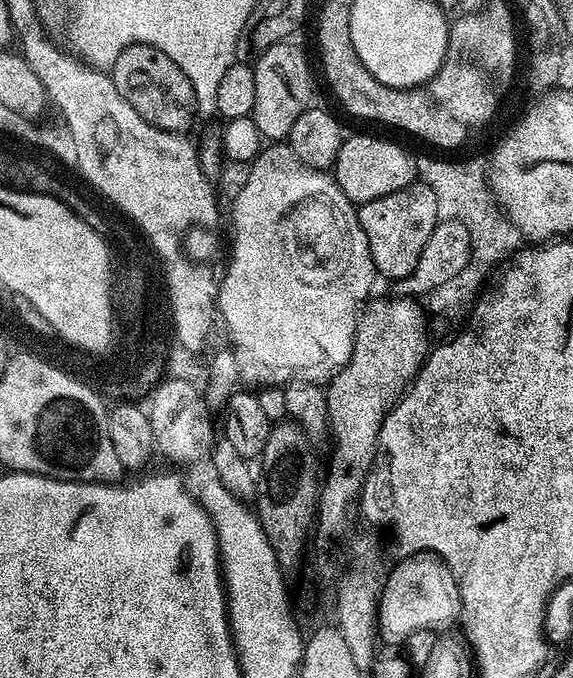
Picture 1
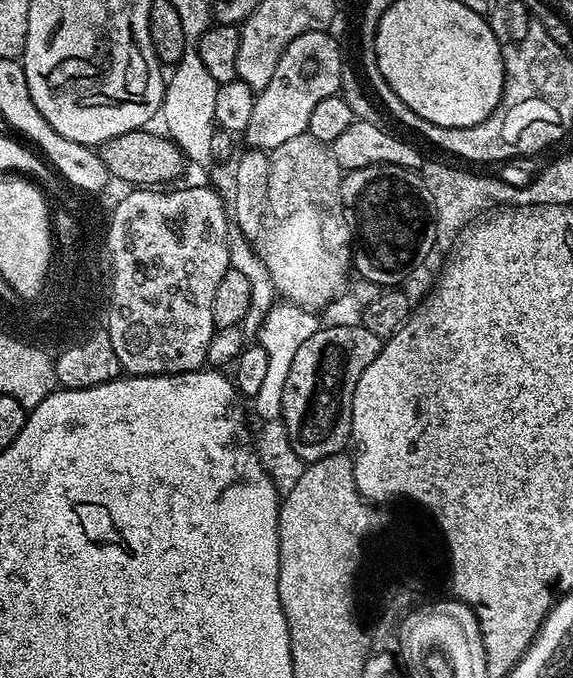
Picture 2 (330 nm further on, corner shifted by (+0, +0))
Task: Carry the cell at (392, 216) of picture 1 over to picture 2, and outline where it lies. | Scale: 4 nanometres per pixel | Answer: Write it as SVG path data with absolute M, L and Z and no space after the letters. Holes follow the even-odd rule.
M375 164L344 172L340 203L352 211L355 240L350 260L354 268L356 264L358 276L381 286L403 285L436 234L434 202L419 171Z

